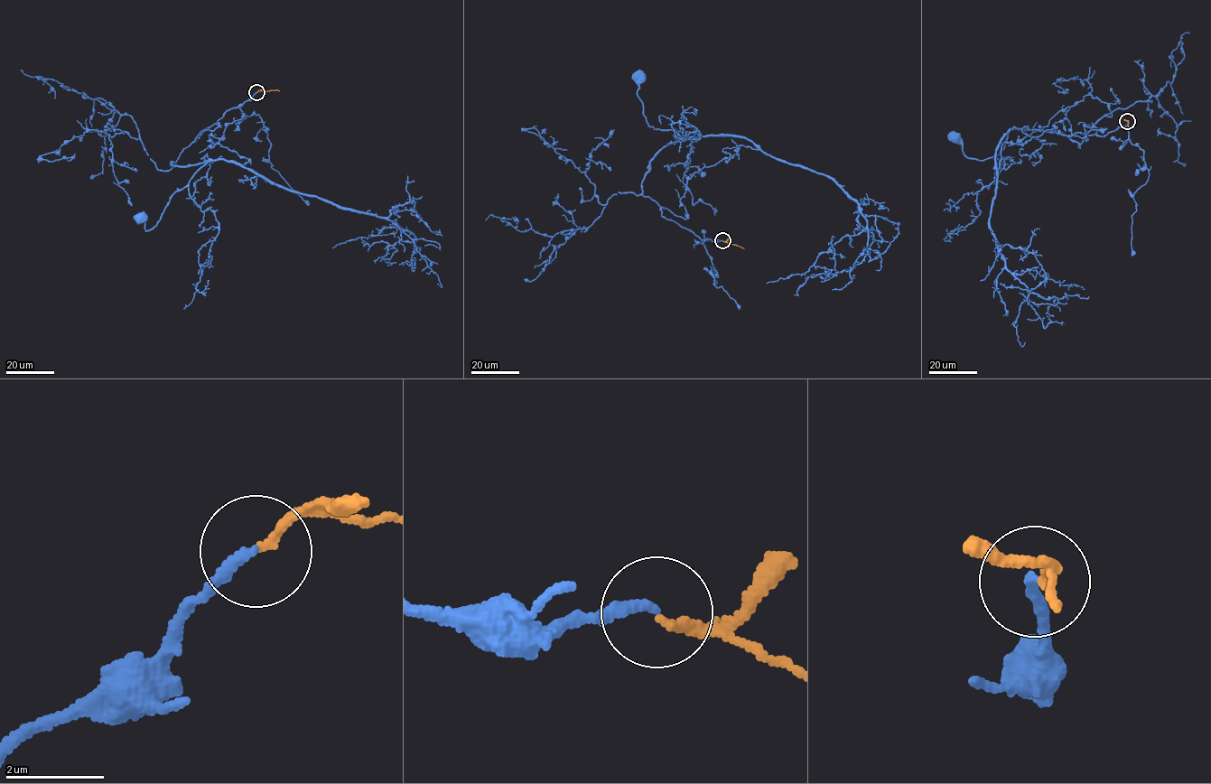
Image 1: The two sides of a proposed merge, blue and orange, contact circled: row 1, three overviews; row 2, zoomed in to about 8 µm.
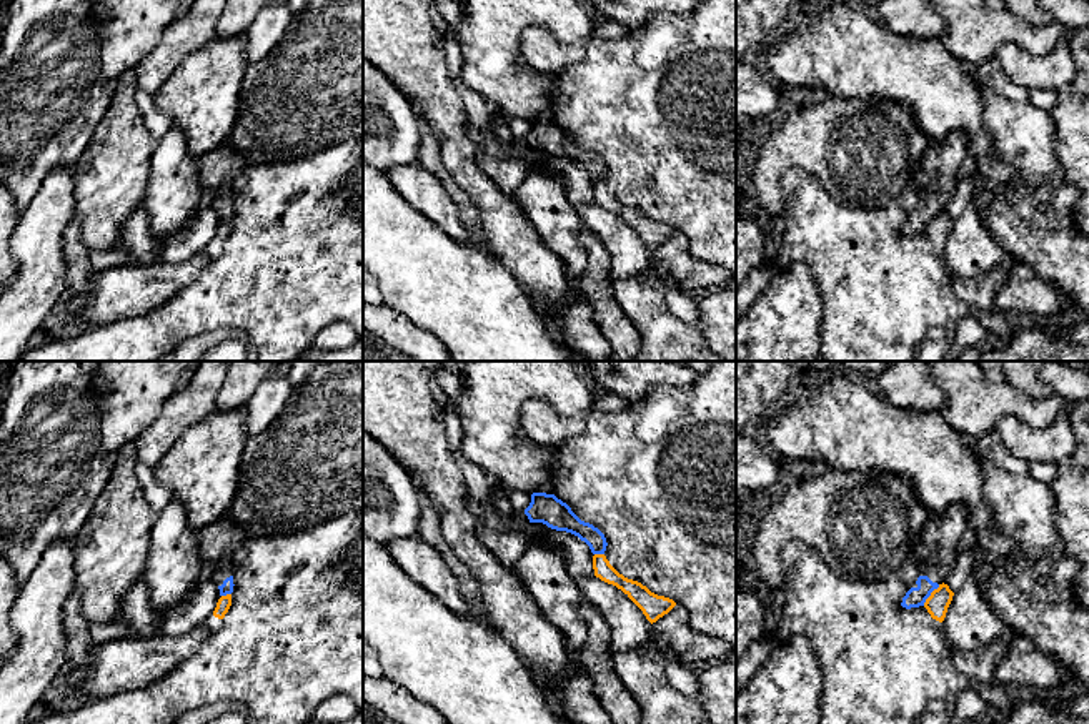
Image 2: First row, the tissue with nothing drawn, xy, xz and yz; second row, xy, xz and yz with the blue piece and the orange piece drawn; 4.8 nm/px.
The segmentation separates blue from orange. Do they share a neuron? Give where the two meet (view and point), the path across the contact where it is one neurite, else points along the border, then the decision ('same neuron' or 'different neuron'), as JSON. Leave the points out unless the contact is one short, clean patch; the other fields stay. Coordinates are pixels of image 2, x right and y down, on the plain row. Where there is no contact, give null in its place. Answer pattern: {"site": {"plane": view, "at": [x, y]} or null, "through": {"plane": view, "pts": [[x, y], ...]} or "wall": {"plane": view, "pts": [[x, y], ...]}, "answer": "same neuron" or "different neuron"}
{"site": {"plane": "yz", "at": [929, 222]}, "wall": {"plane": "yz", "pts": [[939, 212], [923, 232]]}, "answer": "different neuron"}

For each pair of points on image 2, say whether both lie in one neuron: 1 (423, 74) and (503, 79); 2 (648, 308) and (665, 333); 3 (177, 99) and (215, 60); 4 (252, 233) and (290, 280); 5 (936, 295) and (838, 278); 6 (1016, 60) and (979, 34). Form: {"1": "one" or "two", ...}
{"1": "two", "2": "one", "3": "one", "4": "one", "5": "one", "6": "two"}

